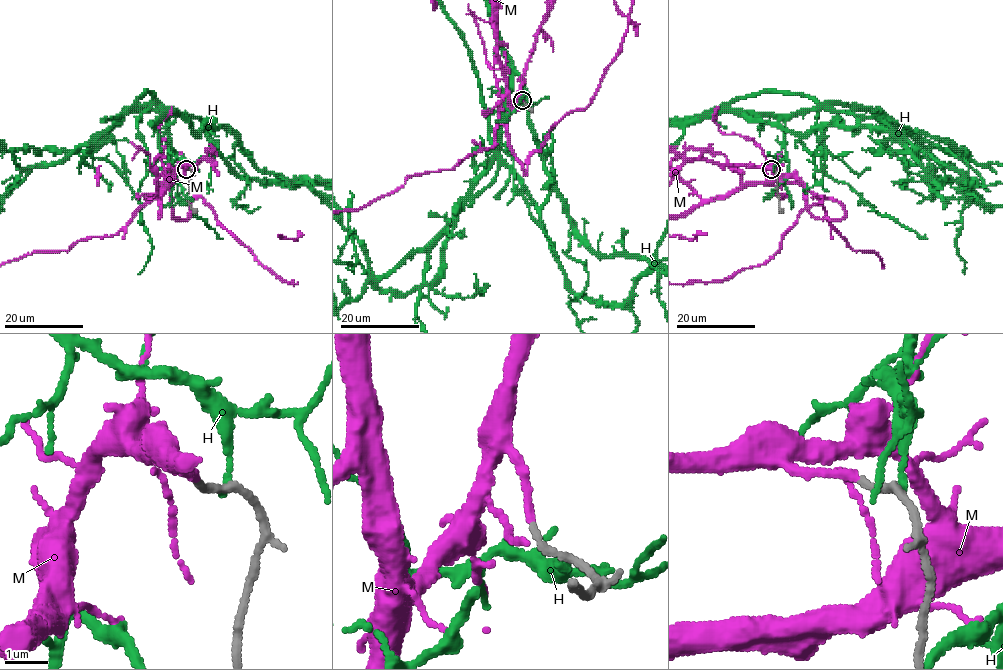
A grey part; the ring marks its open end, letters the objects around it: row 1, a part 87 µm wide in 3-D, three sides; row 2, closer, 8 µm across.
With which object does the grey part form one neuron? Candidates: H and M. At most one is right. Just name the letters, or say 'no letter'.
M

